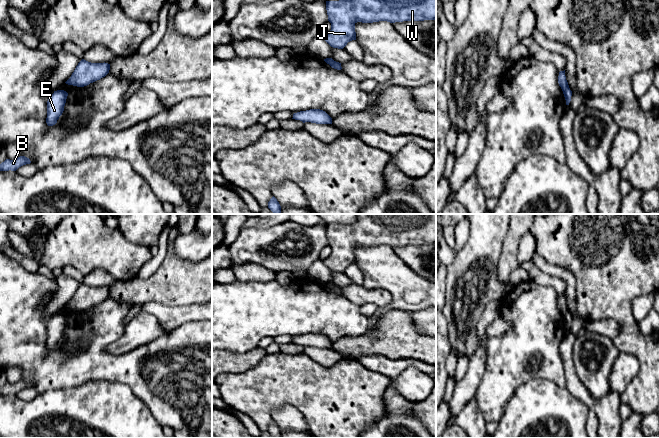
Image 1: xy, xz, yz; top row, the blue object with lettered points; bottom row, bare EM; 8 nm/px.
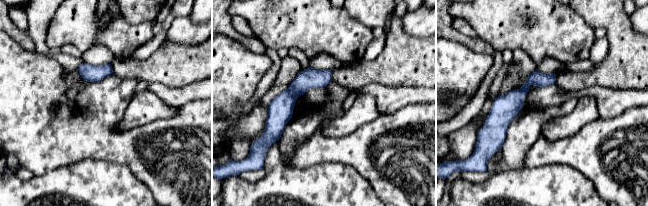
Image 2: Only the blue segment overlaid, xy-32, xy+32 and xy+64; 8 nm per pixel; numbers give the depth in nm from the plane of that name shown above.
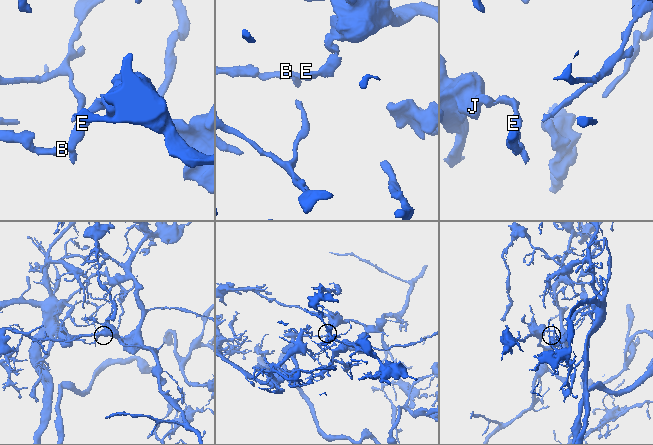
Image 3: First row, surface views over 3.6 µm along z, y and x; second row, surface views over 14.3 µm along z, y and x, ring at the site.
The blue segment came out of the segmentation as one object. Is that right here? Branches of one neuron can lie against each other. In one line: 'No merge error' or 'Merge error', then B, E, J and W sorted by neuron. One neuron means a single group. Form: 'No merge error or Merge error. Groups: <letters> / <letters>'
Merge error. Groups: B E / J W

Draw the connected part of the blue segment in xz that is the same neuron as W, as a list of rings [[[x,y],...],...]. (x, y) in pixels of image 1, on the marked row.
[[[339,0],[326,1],[328,21],[331,30],[323,39],[333,48],[343,49],[348,42],[356,40],[355,24],[357,22],[373,23],[387,21],[436,20],[436,0]]]

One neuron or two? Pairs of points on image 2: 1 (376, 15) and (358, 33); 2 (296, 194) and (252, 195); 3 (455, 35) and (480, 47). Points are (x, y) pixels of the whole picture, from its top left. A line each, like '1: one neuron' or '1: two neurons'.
1: two neurons
2: one neuron
3: one neuron

